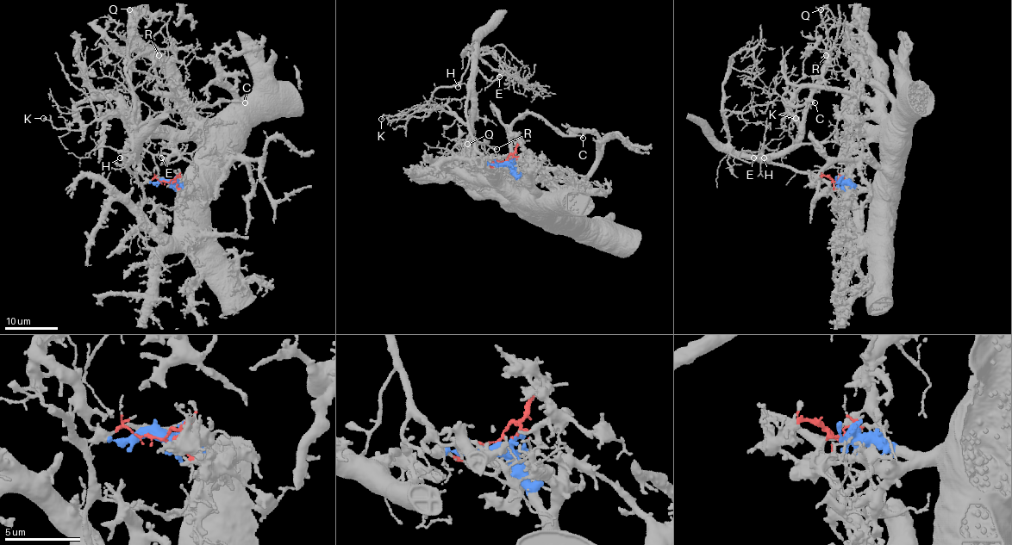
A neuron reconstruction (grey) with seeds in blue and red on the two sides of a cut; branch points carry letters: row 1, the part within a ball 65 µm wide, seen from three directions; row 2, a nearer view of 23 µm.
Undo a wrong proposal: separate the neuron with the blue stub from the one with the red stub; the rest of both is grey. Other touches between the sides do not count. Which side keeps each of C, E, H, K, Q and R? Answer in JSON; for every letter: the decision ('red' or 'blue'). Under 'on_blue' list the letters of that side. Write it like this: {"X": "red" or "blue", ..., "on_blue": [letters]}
{"C": "blue", "E": "red", "H": "red", "K": "red", "Q": "red", "R": "red", "on_blue": ["C"]}

